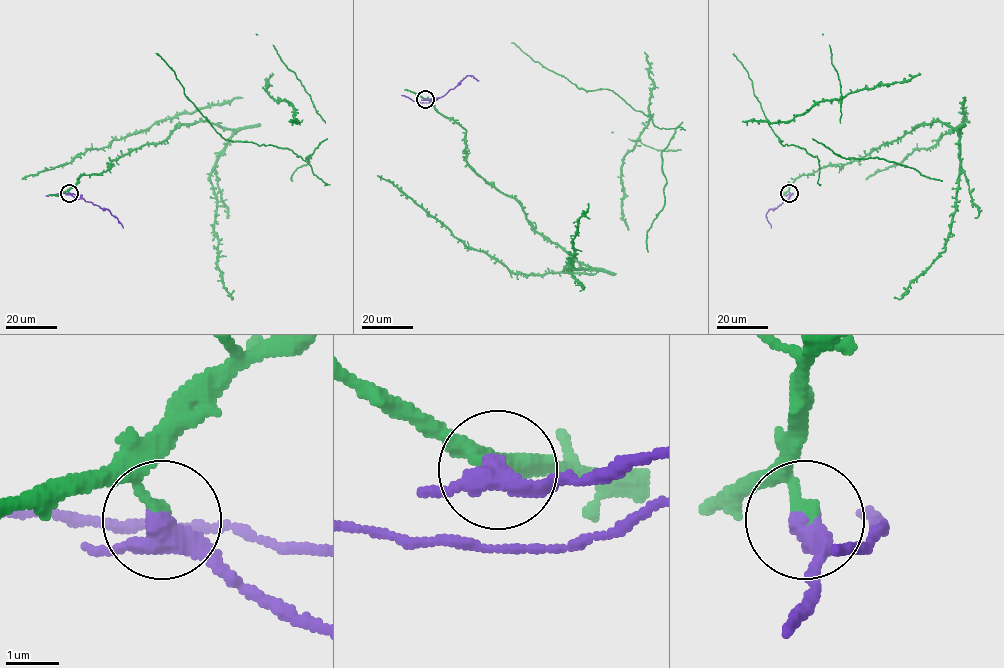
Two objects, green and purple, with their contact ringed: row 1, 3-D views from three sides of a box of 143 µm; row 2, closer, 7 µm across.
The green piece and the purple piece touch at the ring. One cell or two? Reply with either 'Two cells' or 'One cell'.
Two cells

